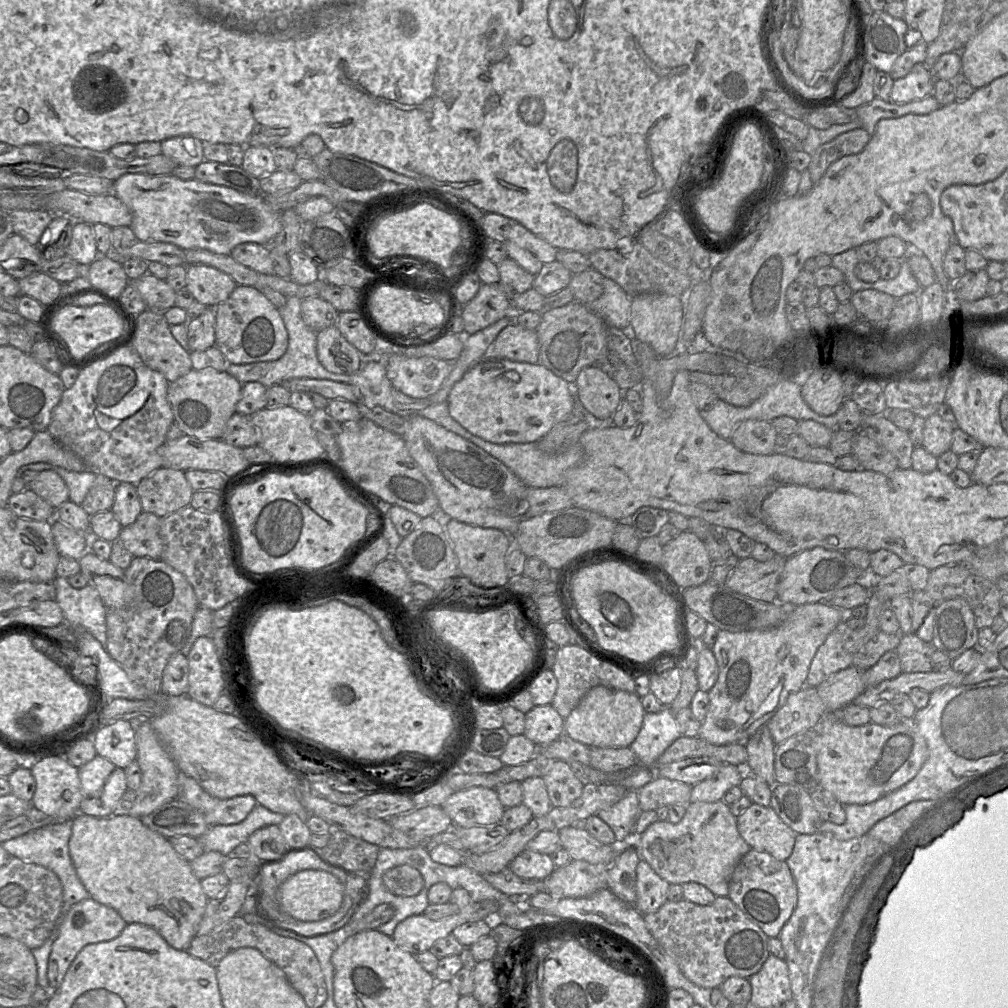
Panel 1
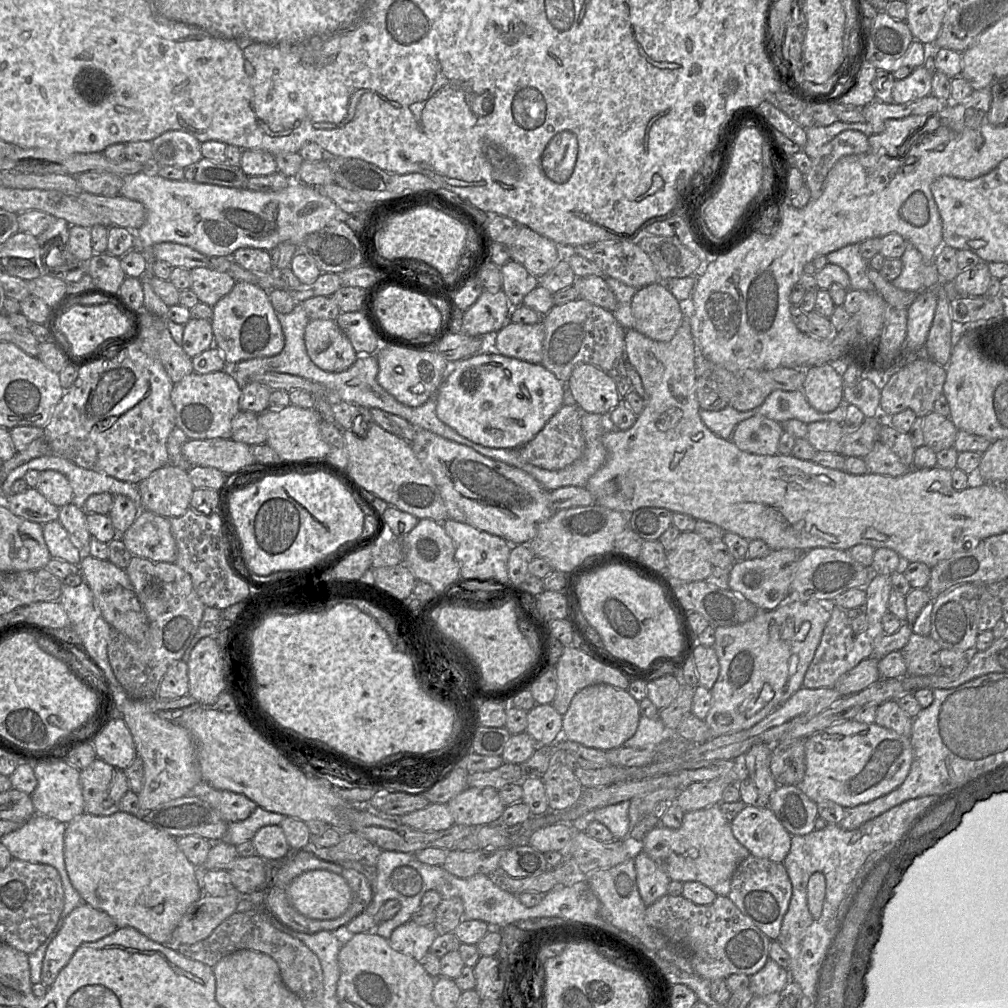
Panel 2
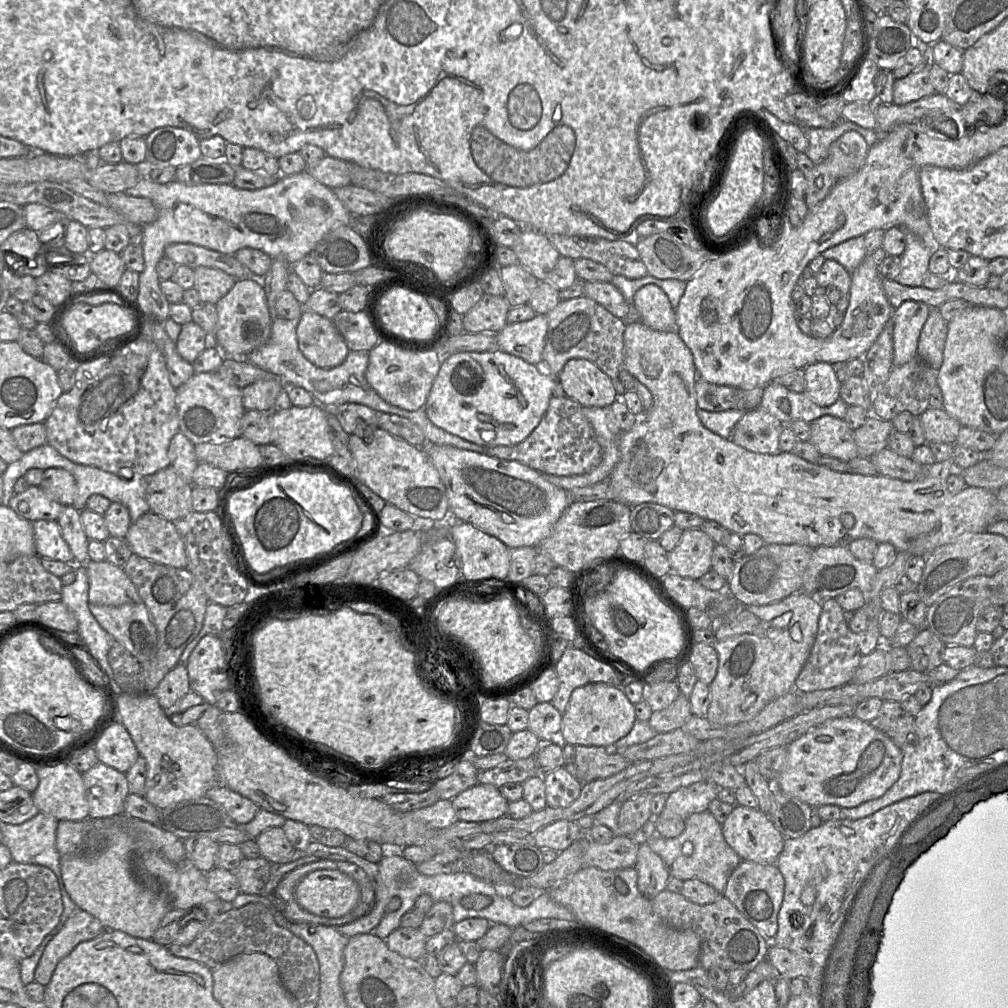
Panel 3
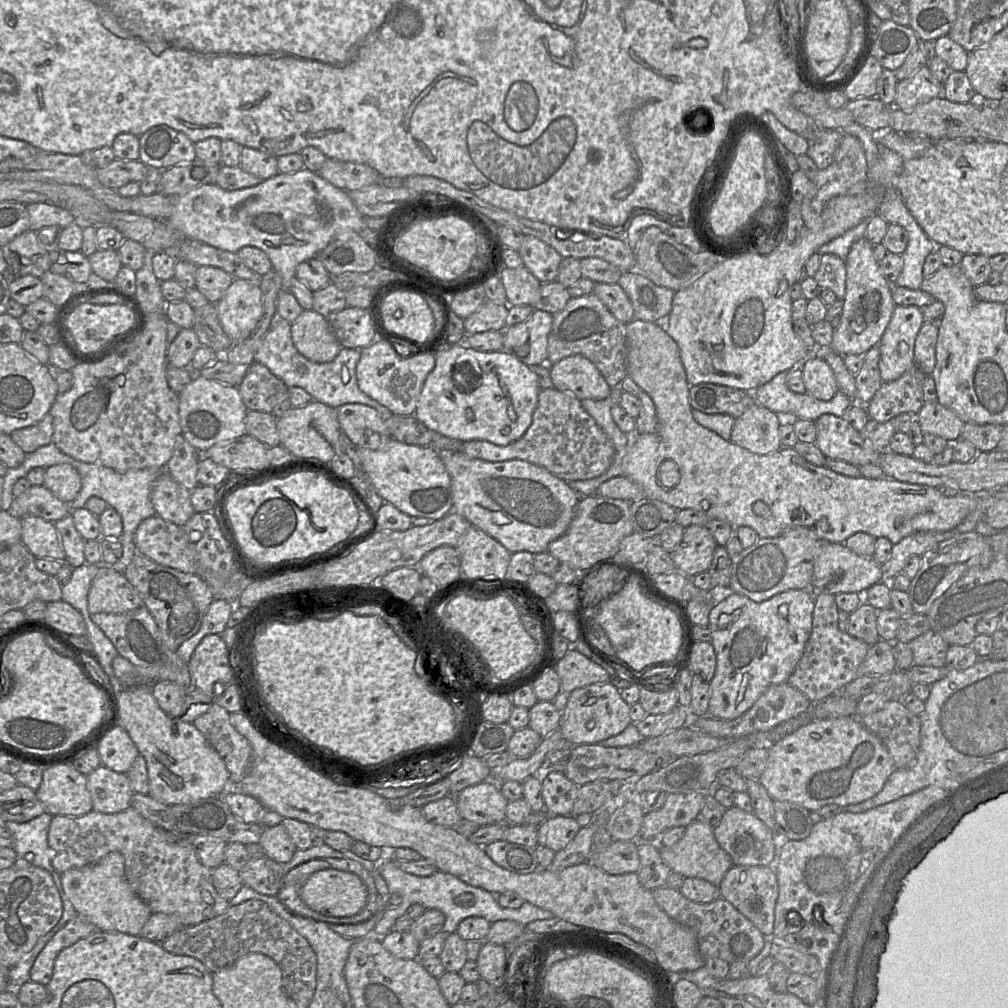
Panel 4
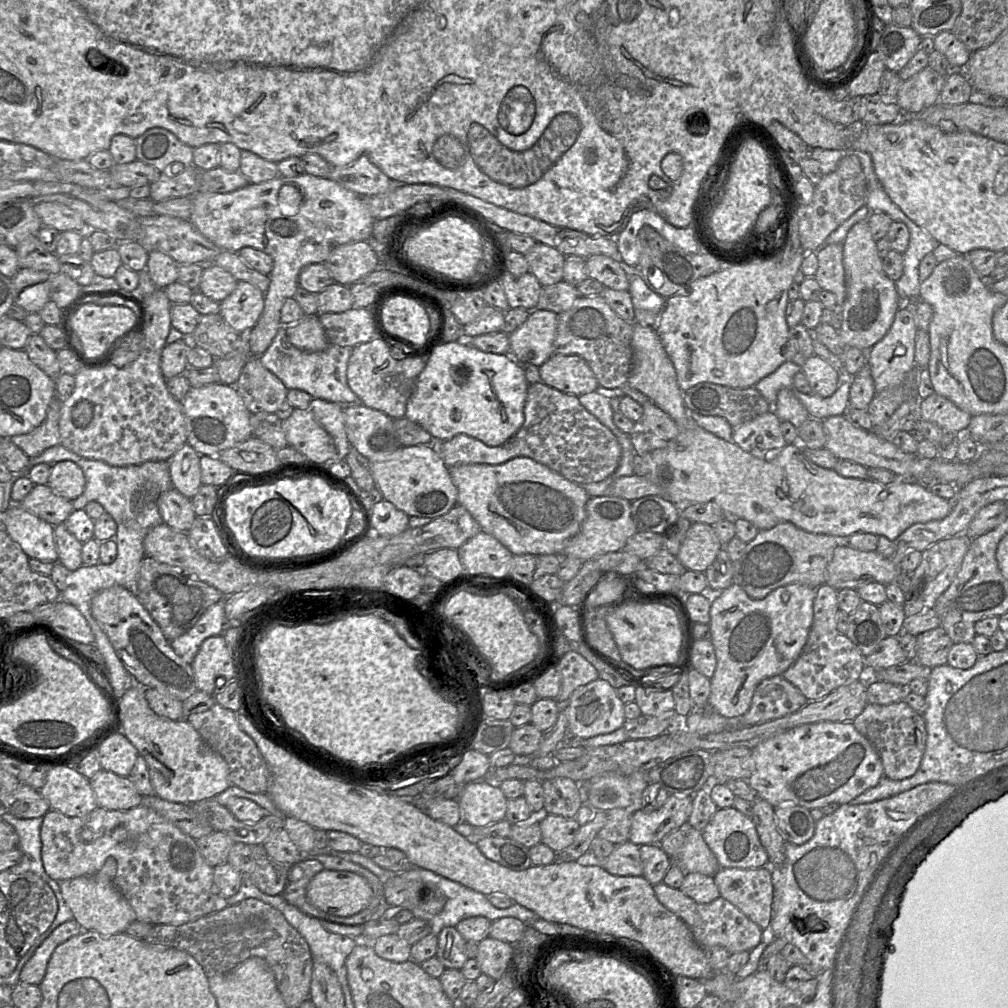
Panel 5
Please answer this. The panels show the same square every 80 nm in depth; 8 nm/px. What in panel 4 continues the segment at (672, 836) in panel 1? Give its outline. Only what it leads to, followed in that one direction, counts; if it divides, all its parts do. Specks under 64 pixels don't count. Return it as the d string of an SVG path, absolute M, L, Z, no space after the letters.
M695 819L685 827L685 833L677 843L672 846L659 845L663 862L671 871L677 872L683 877L702 878L719 886L733 863L731 857L720 847L713 831L714 827L709 823Z

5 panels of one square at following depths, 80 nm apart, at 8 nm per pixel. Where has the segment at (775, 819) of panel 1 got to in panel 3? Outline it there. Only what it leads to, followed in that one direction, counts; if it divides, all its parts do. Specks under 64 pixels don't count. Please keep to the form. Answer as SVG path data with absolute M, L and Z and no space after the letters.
M734 805L722 832L742 860L760 864L775 864L785 839L767 814L741 805Z

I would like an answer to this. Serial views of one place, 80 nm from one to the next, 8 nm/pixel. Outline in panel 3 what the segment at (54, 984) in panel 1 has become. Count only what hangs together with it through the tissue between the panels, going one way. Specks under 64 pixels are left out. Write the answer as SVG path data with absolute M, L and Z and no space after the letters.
M77 909L46 946L35 969L34 981L46 986L61 959L69 955L79 943L96 938L105 930L93 915Z

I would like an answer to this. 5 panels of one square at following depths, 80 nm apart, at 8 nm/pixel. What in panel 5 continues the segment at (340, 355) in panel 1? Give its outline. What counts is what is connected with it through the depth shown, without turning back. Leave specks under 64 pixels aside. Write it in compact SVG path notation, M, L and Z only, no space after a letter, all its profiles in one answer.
M306 315L285 327L289 342L302 351L320 352L330 345L318 315Z

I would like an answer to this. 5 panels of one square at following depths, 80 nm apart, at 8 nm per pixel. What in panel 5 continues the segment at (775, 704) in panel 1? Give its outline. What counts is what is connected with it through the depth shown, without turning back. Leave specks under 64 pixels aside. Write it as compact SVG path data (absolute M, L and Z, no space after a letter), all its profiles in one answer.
M732 583L719 593L708 594L711 596L709 626L716 655L708 707L711 712L728 718L740 717L750 708L757 685L765 678L782 675L802 653L813 623L816 589L793 583L757 600Z

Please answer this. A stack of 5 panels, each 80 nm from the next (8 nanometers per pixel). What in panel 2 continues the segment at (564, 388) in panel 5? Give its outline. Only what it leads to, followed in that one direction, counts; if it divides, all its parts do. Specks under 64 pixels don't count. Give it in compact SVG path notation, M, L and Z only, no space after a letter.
M577 364L566 383L581 412L608 415L621 396L609 373L589 364Z

